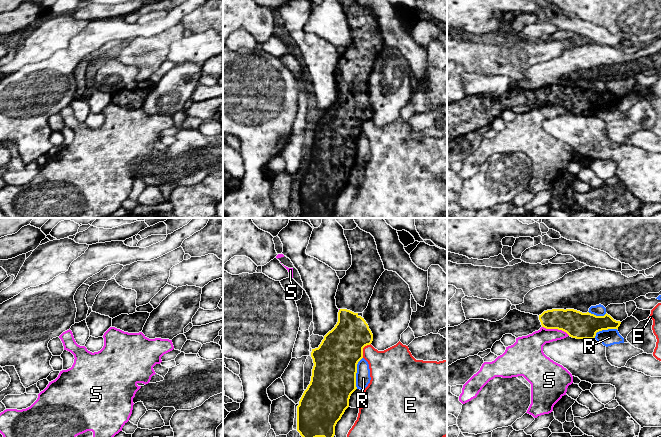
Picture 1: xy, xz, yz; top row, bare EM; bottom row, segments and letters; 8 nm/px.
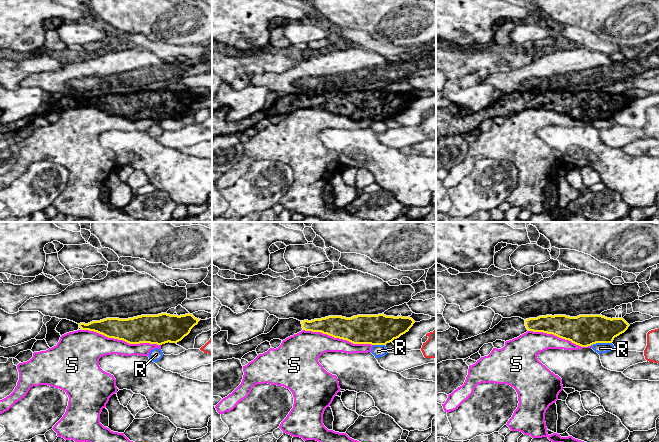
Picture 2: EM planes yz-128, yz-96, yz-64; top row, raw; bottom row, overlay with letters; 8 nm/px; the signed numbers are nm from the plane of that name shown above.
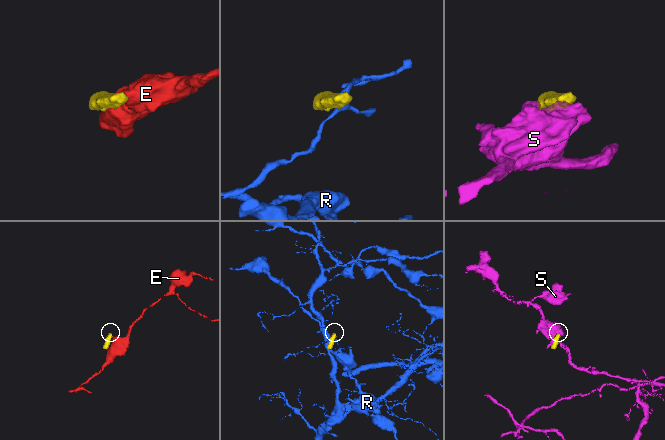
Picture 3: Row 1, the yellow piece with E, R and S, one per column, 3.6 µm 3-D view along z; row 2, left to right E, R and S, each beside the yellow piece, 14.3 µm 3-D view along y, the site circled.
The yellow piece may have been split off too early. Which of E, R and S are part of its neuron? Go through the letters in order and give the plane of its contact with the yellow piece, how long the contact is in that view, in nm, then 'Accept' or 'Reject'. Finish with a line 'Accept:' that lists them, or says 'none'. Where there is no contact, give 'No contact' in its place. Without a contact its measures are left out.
E: Touches yellow in xz. Shared border 140 nm. Reject
R: Touches yellow in xz. Shared border 260 nm. Reject
S: Touches yellow in yz. Shared border 240 nm. Reject
Accept: none

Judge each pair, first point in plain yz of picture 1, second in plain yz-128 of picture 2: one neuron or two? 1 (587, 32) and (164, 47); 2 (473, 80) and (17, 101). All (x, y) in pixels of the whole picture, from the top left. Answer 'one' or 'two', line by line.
1: one
2: one

